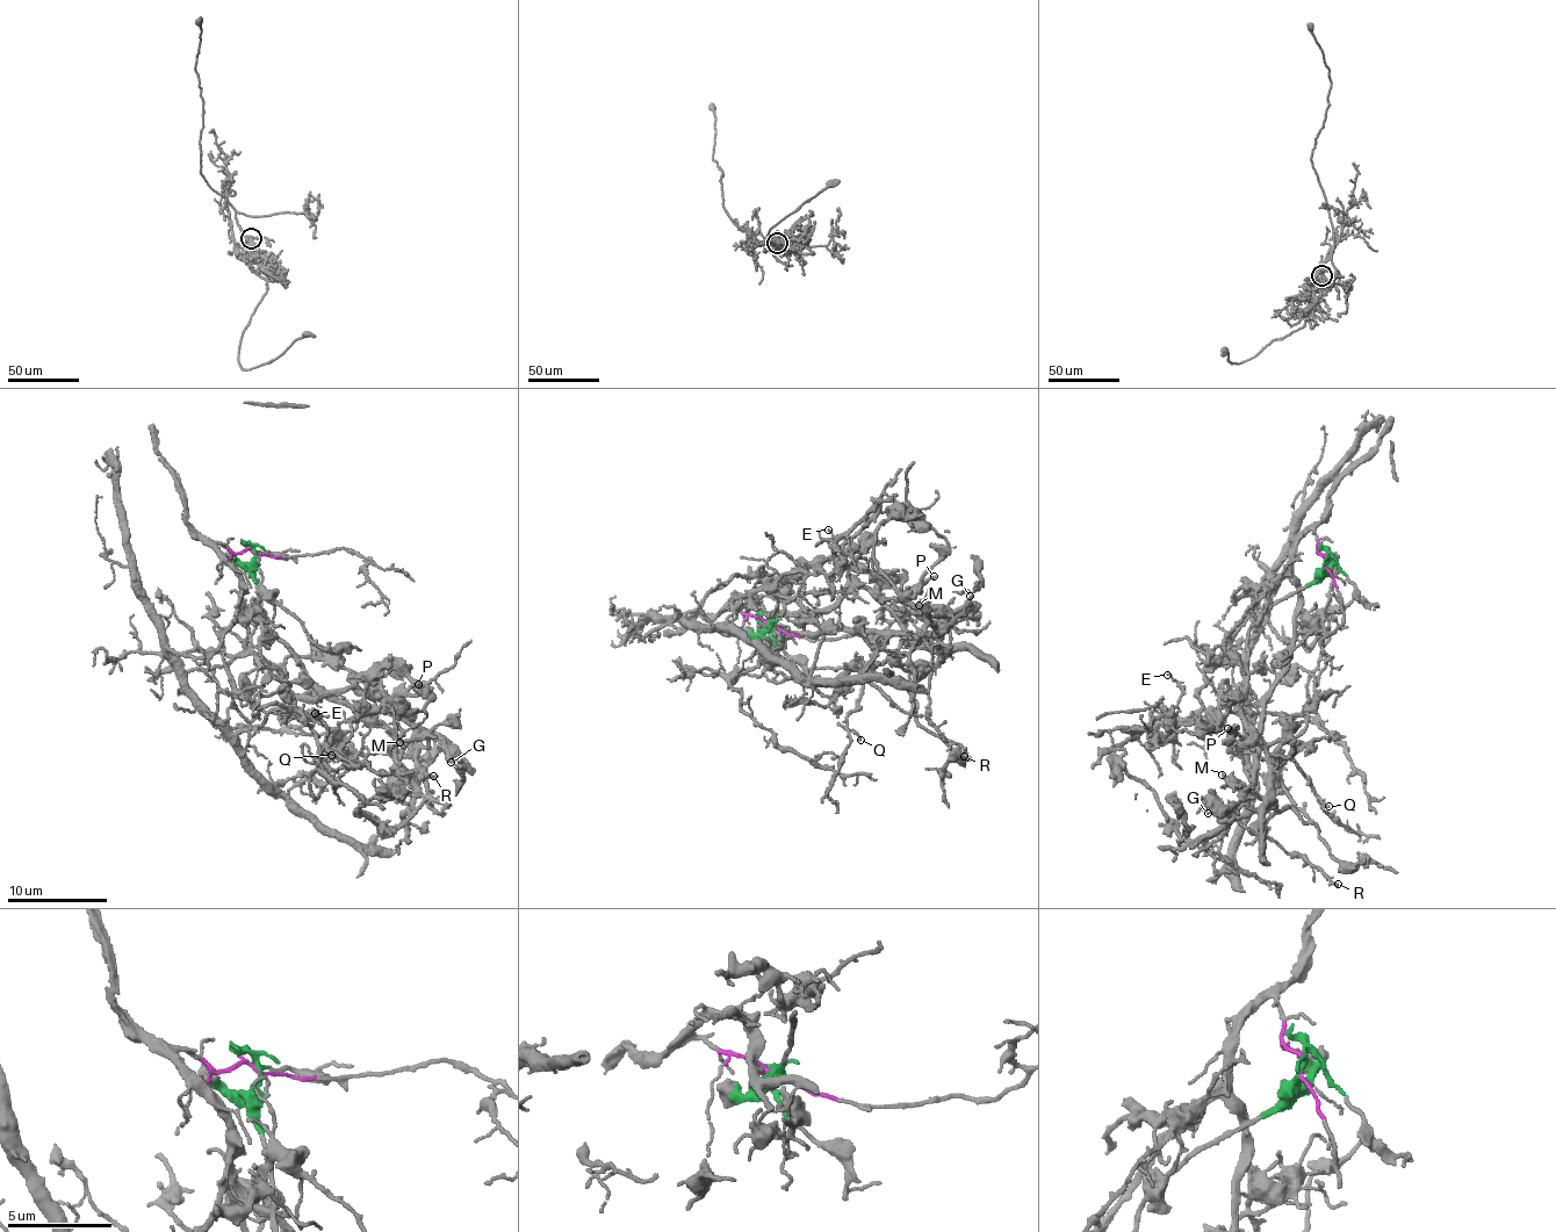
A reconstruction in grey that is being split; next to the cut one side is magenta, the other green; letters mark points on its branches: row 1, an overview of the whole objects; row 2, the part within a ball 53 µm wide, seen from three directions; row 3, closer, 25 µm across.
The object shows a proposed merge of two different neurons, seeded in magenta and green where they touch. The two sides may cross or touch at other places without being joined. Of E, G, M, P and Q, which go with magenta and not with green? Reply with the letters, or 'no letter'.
Q

